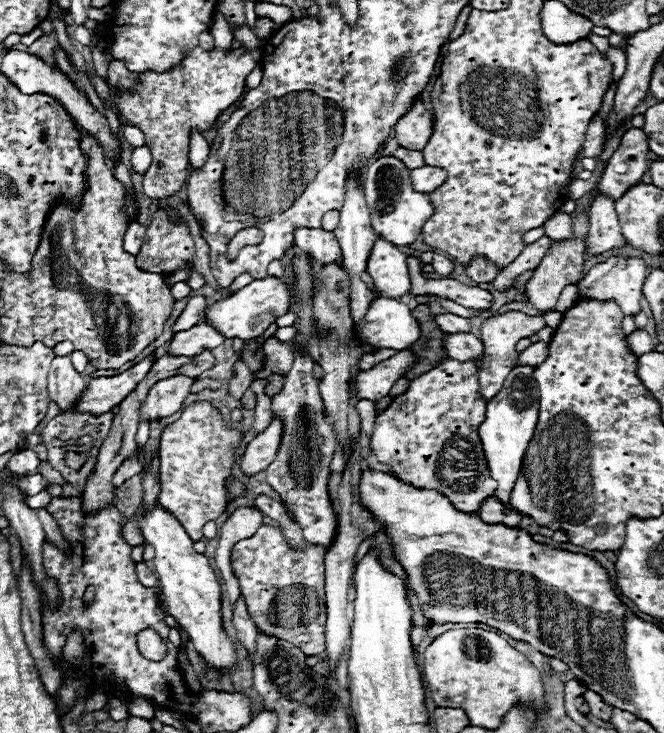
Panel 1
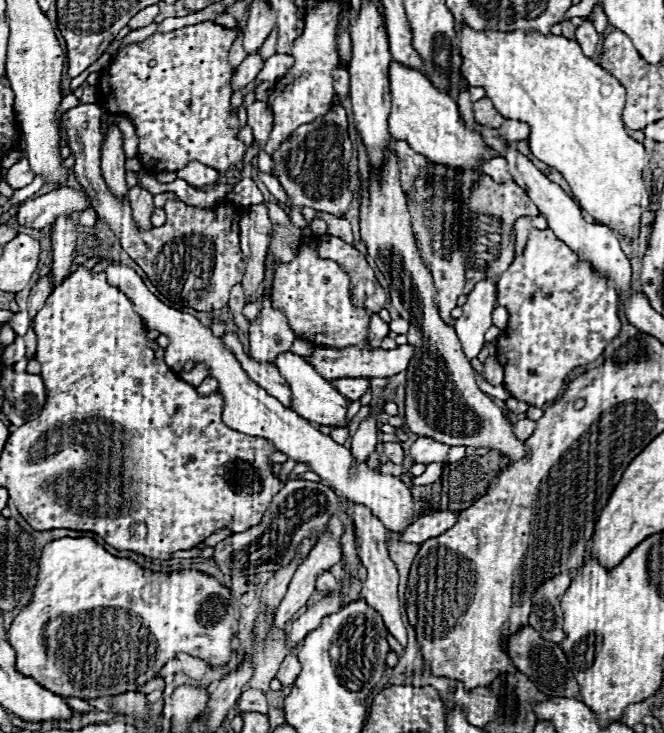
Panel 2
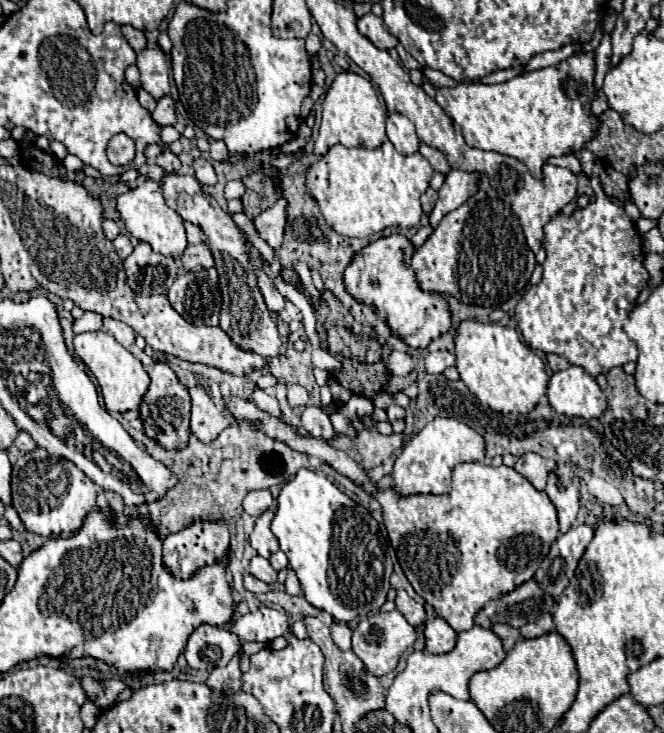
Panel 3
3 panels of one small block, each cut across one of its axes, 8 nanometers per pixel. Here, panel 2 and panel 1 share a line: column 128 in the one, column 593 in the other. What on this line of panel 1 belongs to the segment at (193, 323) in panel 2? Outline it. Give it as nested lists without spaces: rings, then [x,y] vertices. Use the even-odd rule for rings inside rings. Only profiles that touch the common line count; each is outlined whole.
[[[610,258],[602,264],[596,264],[592,270],[588,270],[586,278],[578,284],[578,296],[580,298],[594,298],[594,300],[614,300],[624,316],[636,316],[640,312],[640,300],[642,300],[642,286],[648,276],[648,268],[642,260],[634,258]]]

